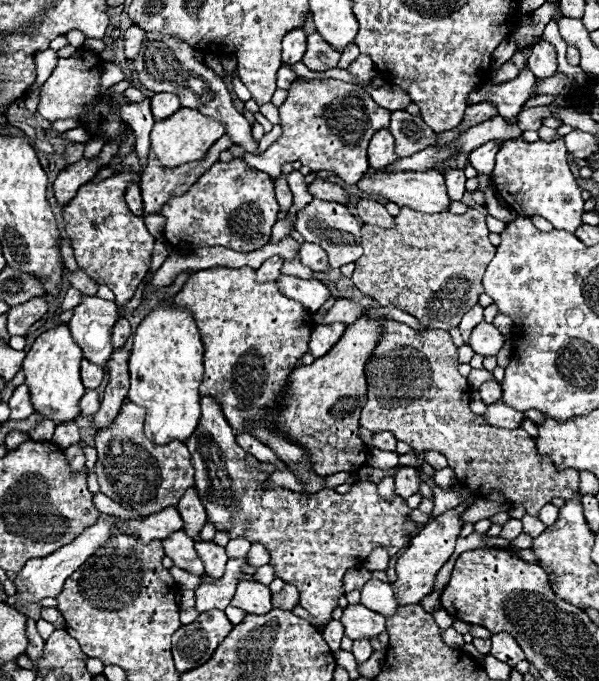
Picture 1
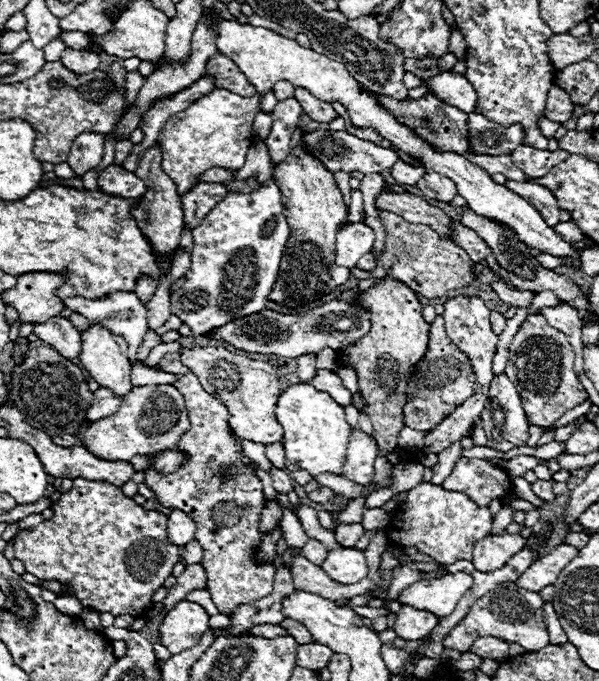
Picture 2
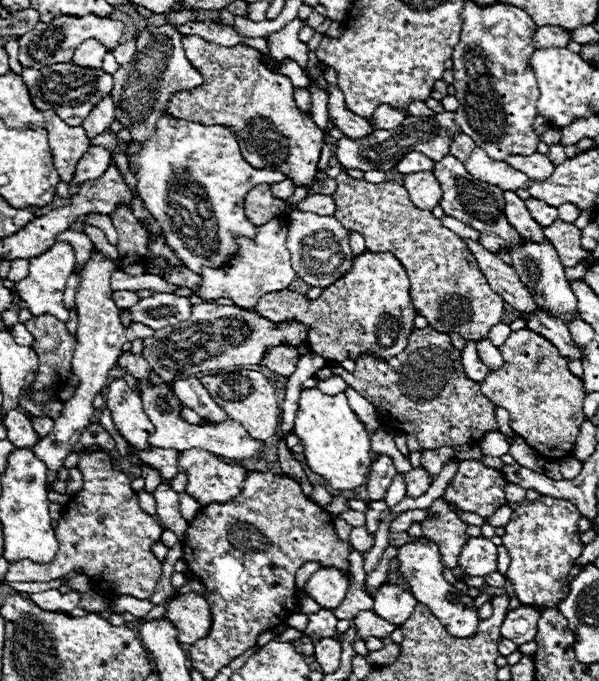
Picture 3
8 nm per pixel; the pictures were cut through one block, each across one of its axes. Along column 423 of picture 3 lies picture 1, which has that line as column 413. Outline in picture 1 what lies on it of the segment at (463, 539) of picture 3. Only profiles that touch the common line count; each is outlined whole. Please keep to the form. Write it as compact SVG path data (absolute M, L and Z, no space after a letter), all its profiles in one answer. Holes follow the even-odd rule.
M210 396L200 398L200 408L200 422L186 446L196 470L194 486L204 502L208 520L216 530L226 530L230 538L246 536L250 542L264 544L272 556L270 564L276 566L276 576L286 584L298 586L300 606L310 612L316 624L330 622L332 610L344 594L342 576L346 570L362 564L378 546L386 546L390 554L396 554L410 542L416 524L406 520L410 512L406 500L400 496L392 502L380 498L374 482L356 482L346 494L330 488L310 496L286 488L264 490L262 482L268 474L246 466L246 452L236 444L222 408Z

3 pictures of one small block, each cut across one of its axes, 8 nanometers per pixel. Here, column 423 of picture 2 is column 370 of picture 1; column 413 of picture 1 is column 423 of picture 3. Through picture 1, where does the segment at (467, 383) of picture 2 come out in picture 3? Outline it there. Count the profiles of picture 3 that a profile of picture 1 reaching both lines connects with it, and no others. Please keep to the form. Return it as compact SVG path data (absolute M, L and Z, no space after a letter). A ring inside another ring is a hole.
M426 326L422 330L414 330L408 338L408 346L402 354L390 358L390 360L380 360L374 356L362 356L356 362L354 372L346 372L338 362L332 364L332 372L340 374L350 388L354 388L360 396L364 396L378 414L382 416L382 422L386 428L396 428L402 430L404 434L414 436L424 450L434 450L440 446L460 446L460 444L470 444L470 442L480 442L488 432L500 432L500 426L496 422L496 404L488 400L480 392L480 384L470 380L464 374L462 362L460 362L460 352L452 346L450 336L444 332L434 330L432 326Z

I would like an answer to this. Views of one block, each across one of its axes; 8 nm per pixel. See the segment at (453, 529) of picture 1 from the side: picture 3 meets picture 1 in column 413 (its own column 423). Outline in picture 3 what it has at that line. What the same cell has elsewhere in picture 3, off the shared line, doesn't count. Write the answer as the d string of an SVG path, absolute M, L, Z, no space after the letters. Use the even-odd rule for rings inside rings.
M418 538L410 544L404 544L398 550L398 572L400 576L408 582L414 598L422 604L426 604L430 608L430 612L442 622L442 626L452 634L452 636L472 636L476 634L476 628L480 624L478 618L478 608L474 606L474 598L463 595L460 590L456 590L450 582L444 580L442 576L442 562L440 562L440 554L438 548L432 546L432 542L428 542L426 538Z

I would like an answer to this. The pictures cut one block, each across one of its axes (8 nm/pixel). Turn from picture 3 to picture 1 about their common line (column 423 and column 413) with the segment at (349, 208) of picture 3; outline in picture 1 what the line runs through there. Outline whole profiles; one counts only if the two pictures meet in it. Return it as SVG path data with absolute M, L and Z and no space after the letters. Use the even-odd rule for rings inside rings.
M402 206L396 216L394 228L362 228L364 254L354 262L356 270L352 274L352 282L358 290L372 296L378 306L394 304L396 308L416 316L426 328L450 330L452 326L458 326L462 316L478 304L478 298L484 292L482 274L486 272L488 262L494 258L494 246L490 244L488 234L490 232L486 228L486 216L476 208L470 208L466 214L424 214Z

